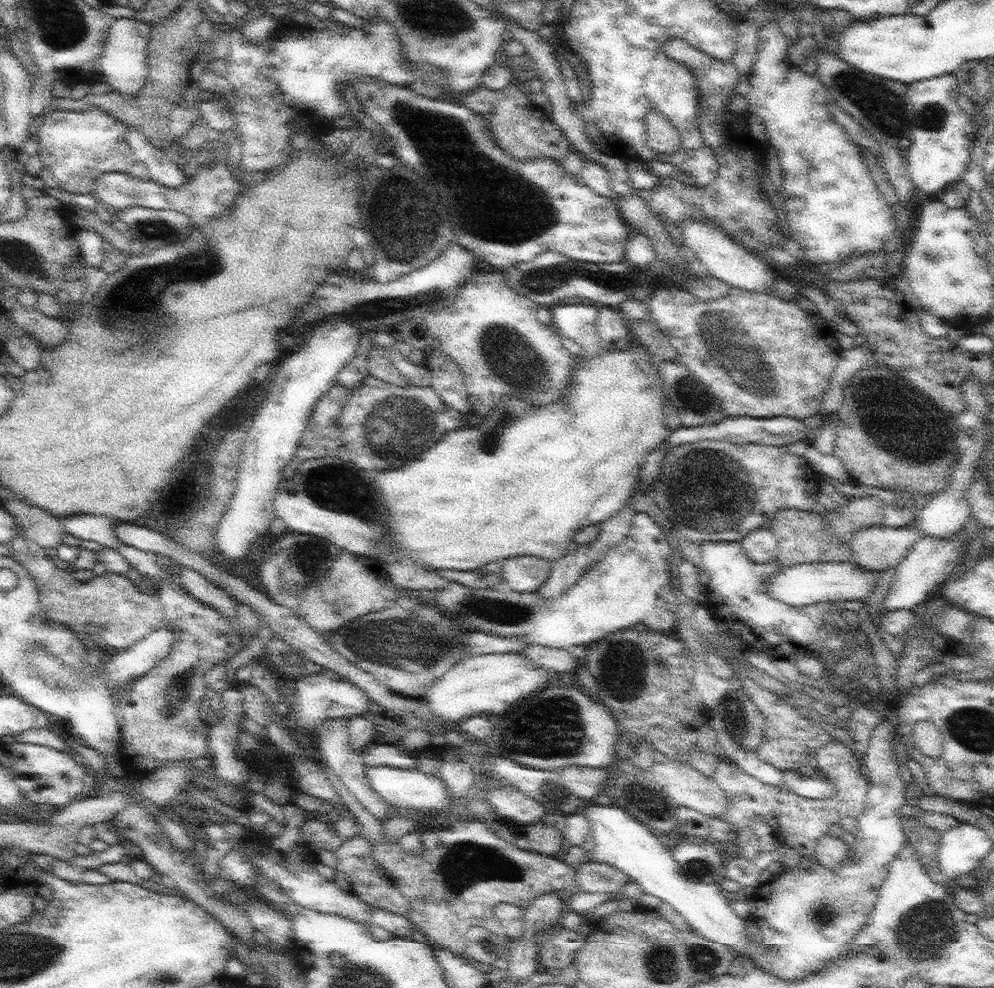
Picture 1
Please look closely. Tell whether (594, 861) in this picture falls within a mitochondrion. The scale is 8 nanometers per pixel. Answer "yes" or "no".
no

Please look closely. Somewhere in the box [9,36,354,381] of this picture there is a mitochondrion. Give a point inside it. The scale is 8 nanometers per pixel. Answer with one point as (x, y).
(204, 259)

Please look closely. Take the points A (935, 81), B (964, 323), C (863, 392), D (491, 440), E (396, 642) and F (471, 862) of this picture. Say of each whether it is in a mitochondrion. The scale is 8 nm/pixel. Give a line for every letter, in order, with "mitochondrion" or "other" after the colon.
A: other
B: other
C: mitochondrion
D: mitochondrion
E: mitochondrion
F: mitochondrion

